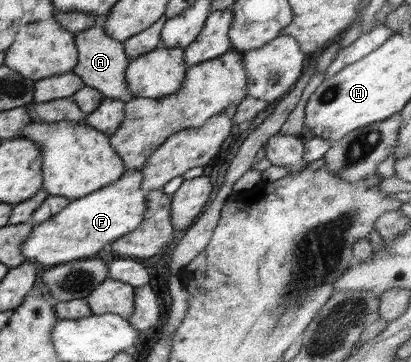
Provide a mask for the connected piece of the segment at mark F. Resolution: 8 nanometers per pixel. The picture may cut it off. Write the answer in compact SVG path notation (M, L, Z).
M132 169L111 184L82 196L70 203L44 223L36 224L20 244L20 253L27 261L54 267L69 261L90 259L106 244L134 231L143 220L147 190L141 188L143 175Z

